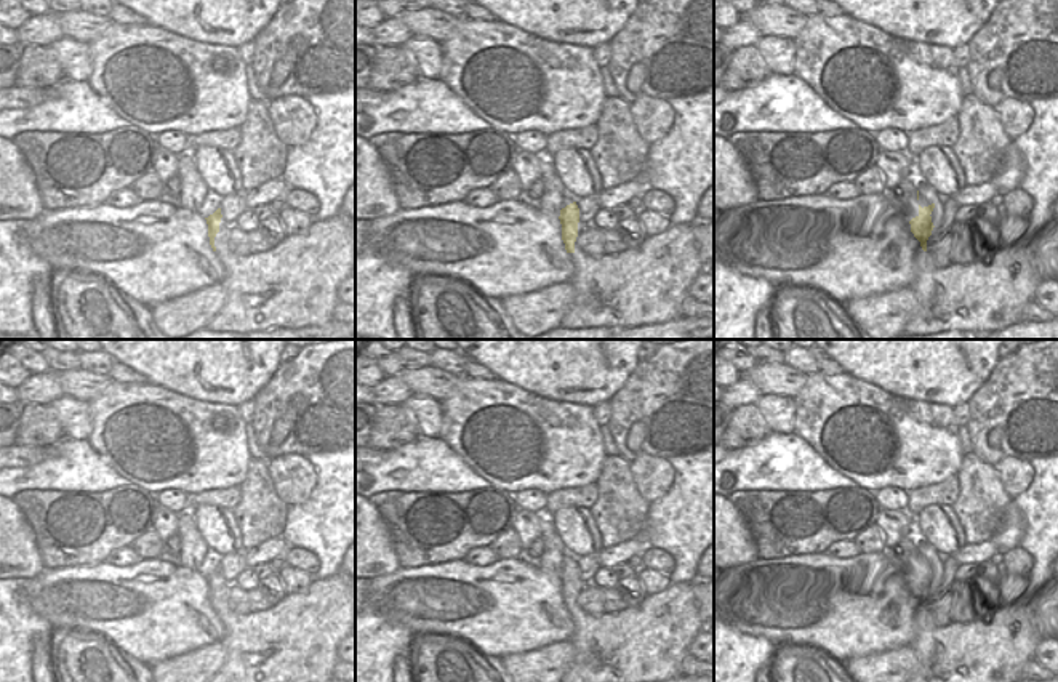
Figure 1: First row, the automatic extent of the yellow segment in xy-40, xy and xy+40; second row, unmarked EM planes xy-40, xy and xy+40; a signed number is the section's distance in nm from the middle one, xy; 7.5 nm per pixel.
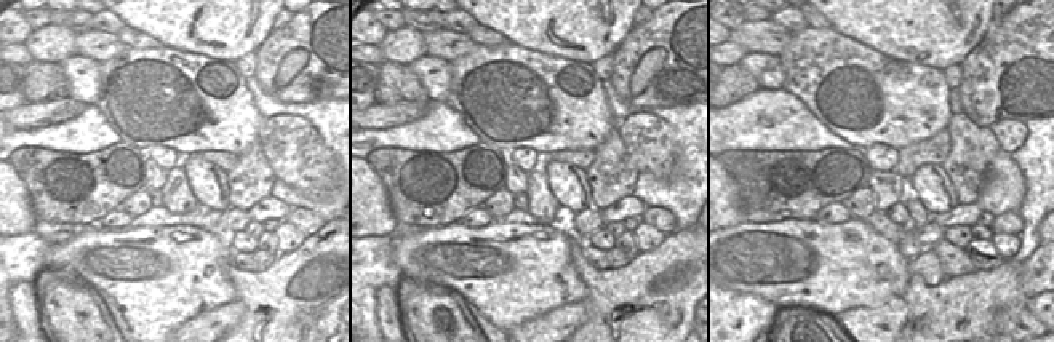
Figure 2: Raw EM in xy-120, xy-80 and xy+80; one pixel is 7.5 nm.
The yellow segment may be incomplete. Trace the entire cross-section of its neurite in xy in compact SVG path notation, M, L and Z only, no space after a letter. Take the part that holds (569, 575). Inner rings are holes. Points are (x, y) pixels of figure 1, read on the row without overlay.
M541 514L541 540L543 554L539 557L539 568L555 573L562 583L562 599L567 612L575 612L575 600L578 596L579 567L576 560L562 565L565 557L565 546L560 535L552 525L552 514Z

